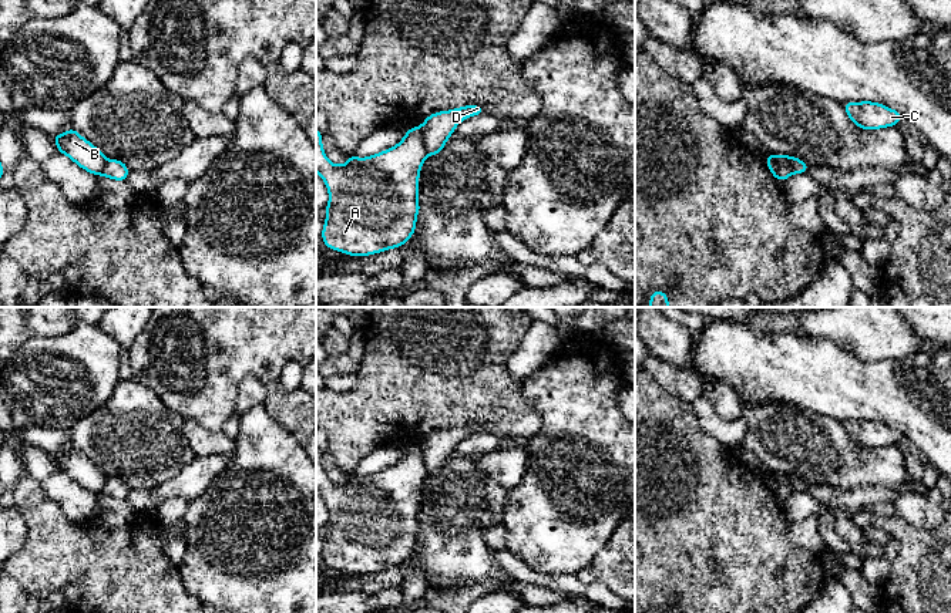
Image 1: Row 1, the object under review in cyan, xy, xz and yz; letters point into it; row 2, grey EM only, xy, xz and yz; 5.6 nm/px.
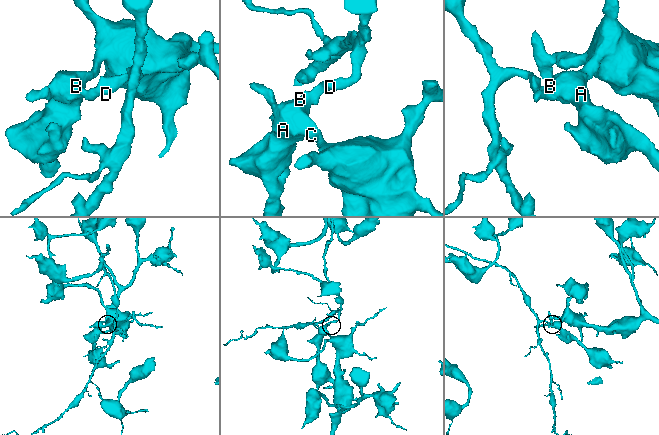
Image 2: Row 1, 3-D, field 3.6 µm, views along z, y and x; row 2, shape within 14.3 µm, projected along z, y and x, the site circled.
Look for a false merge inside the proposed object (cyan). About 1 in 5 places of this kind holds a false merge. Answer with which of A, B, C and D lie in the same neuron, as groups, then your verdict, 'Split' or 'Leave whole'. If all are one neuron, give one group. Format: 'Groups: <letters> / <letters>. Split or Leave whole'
Groups: A B C / D. Split

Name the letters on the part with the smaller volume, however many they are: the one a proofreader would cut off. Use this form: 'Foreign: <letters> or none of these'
Foreign: D

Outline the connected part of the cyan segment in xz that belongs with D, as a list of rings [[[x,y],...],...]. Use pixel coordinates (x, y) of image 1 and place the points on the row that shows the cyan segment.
[[[463,105],[450,111],[438,111],[429,115],[421,128],[421,139],[424,142],[426,151],[429,155],[438,155],[447,139],[453,135],[456,127],[473,117],[483,115],[483,105]]]

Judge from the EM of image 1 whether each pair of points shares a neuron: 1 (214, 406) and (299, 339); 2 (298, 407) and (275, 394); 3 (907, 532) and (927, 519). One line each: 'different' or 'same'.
1: same
2: same
3: different

